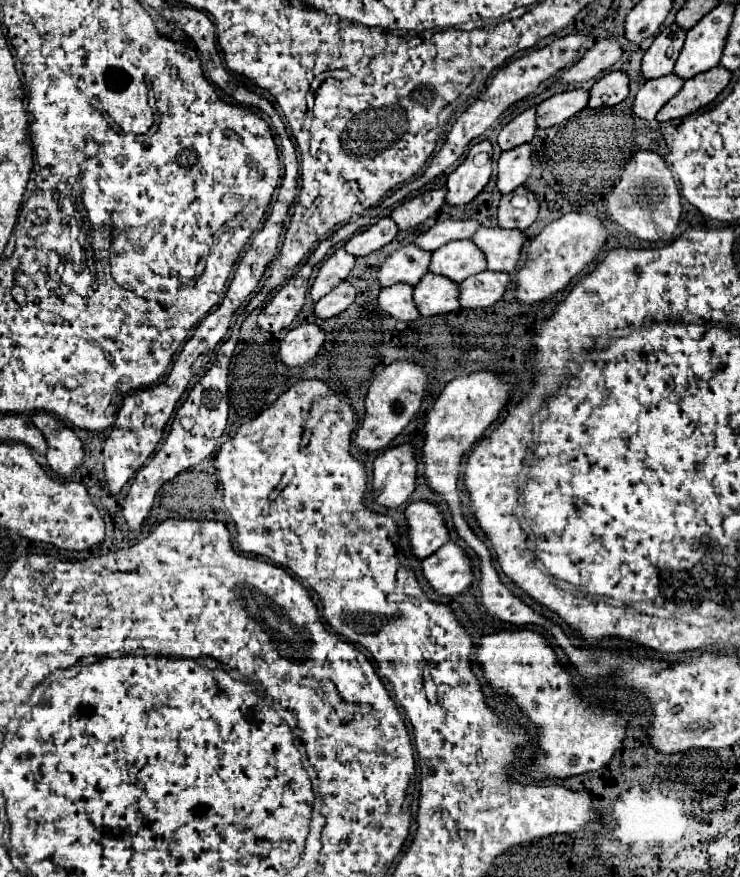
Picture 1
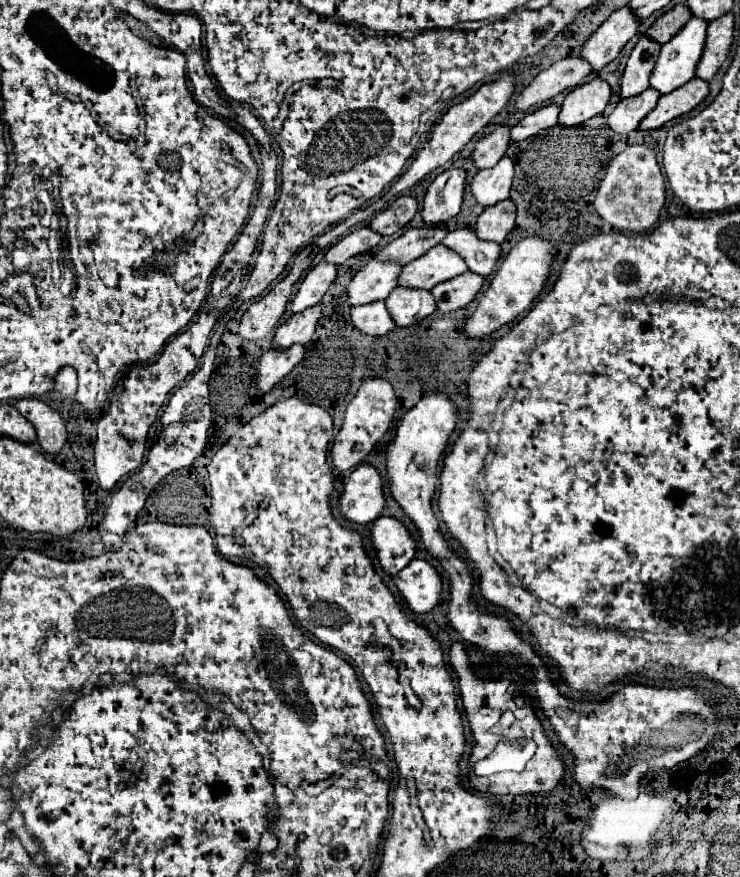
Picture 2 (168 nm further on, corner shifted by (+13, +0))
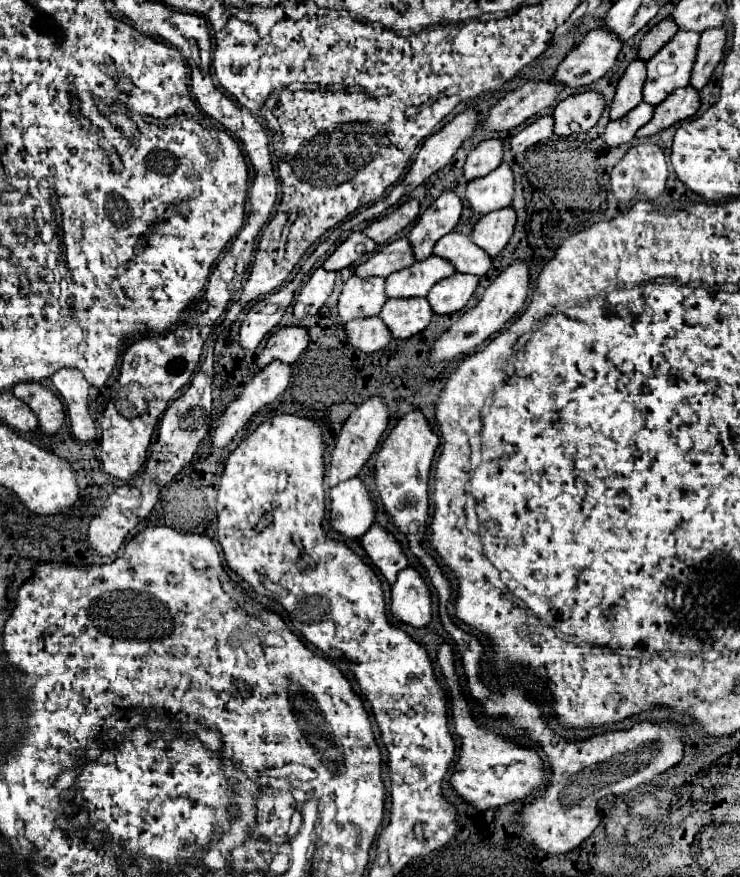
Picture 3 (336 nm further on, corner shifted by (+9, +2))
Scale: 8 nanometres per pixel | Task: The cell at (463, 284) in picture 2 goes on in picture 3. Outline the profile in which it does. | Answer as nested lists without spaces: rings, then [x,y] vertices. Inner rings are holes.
[[[453,274],[441,282],[437,282],[431,292],[427,294],[427,300],[435,314],[449,314],[461,310],[469,298],[473,296],[475,288],[479,286],[479,278],[471,274]]]

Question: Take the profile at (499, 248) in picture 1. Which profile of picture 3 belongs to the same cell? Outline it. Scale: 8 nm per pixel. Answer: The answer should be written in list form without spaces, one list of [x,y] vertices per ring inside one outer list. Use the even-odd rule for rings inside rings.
[[[449,232],[445,234],[433,250],[437,256],[447,258],[457,272],[463,274],[473,274],[473,276],[483,276],[493,264],[493,258],[487,258],[483,248],[473,244],[469,236],[459,234],[459,232]]]

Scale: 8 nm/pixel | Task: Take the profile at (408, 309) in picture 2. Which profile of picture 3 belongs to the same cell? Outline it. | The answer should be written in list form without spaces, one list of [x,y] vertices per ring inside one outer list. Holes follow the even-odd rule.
[[[427,298],[419,300],[387,300],[381,310],[381,320],[391,330],[393,338],[409,338],[427,328],[433,310]]]

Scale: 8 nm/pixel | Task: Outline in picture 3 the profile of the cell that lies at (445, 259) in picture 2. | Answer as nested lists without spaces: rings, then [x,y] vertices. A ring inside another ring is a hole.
[[[431,254],[427,260],[419,260],[409,268],[403,268],[387,278],[385,292],[389,298],[427,296],[427,292],[443,278],[453,276],[455,268],[441,256]]]

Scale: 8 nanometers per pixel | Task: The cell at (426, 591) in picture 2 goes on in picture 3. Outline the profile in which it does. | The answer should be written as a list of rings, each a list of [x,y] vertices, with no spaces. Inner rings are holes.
[[[409,566],[399,572],[397,582],[391,588],[391,612],[397,620],[411,624],[413,628],[421,628],[431,620],[431,590],[417,568]]]

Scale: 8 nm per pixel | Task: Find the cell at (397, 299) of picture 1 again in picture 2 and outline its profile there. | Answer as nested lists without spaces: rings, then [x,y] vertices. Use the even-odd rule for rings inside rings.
[[[373,302],[371,306],[355,306],[351,308],[353,326],[367,336],[385,336],[395,328],[391,316],[387,314],[385,302]]]

